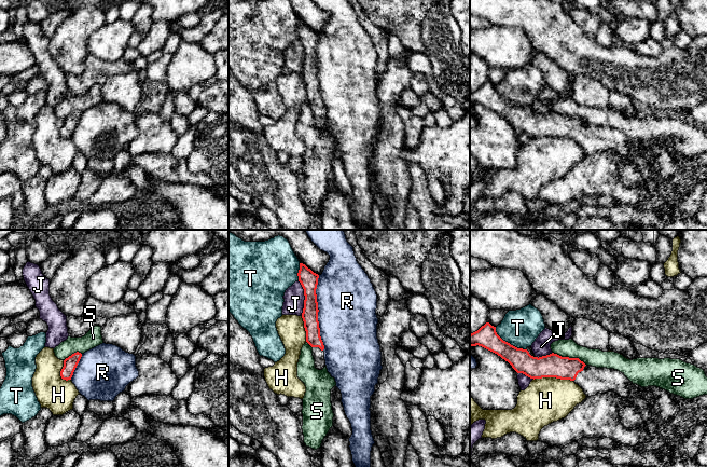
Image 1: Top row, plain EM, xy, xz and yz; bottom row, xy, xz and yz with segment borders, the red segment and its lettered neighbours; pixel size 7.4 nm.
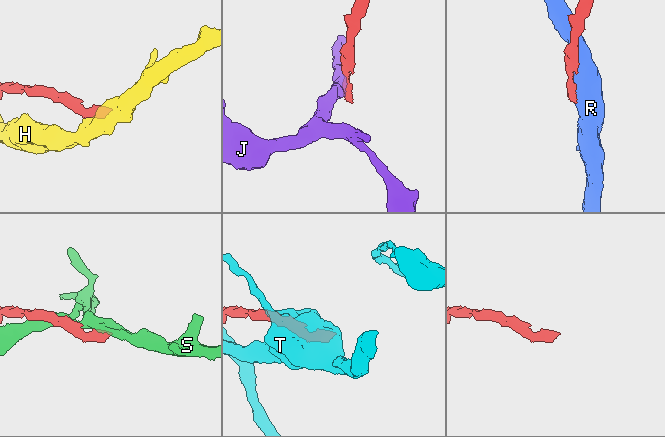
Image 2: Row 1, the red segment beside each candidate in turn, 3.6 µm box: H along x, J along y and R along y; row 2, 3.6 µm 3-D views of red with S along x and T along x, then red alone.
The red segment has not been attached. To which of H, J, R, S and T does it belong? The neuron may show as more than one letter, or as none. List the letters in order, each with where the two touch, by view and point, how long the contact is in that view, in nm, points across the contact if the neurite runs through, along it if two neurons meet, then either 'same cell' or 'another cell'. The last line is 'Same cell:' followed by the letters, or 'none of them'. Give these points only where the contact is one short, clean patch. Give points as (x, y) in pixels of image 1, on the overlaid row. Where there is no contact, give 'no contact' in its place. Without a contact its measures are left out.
H: contact yz (553, 376); length 300 nm; border yz (534, 379), (559, 378), (572, 381); another cell
J: contact xz (305, 298); length 260 nm; border xz (297, 280), (304, 296), (302, 315); another cell
R: contact xz (317, 313); length 550 nm; another cell
S: contact yz (570, 358); length 280 nm; another cell
T: contact yz (507, 342); length 280 nm; border yz (495, 327), (495, 331), (504, 341), (525, 349); another cell
Same cell: none of them

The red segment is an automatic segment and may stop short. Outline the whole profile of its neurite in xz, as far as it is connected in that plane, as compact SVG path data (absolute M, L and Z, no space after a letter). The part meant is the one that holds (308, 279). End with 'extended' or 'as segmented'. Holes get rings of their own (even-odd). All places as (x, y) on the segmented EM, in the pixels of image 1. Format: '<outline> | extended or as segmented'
M300 263L297 273L299 281L304 289L304 308L302 318L306 331L306 342L313 347L313 356L315 359L315 368L322 370L325 367L324 345L320 336L320 328L318 321L318 302L316 289L319 275L314 273L305 264Z | extended

